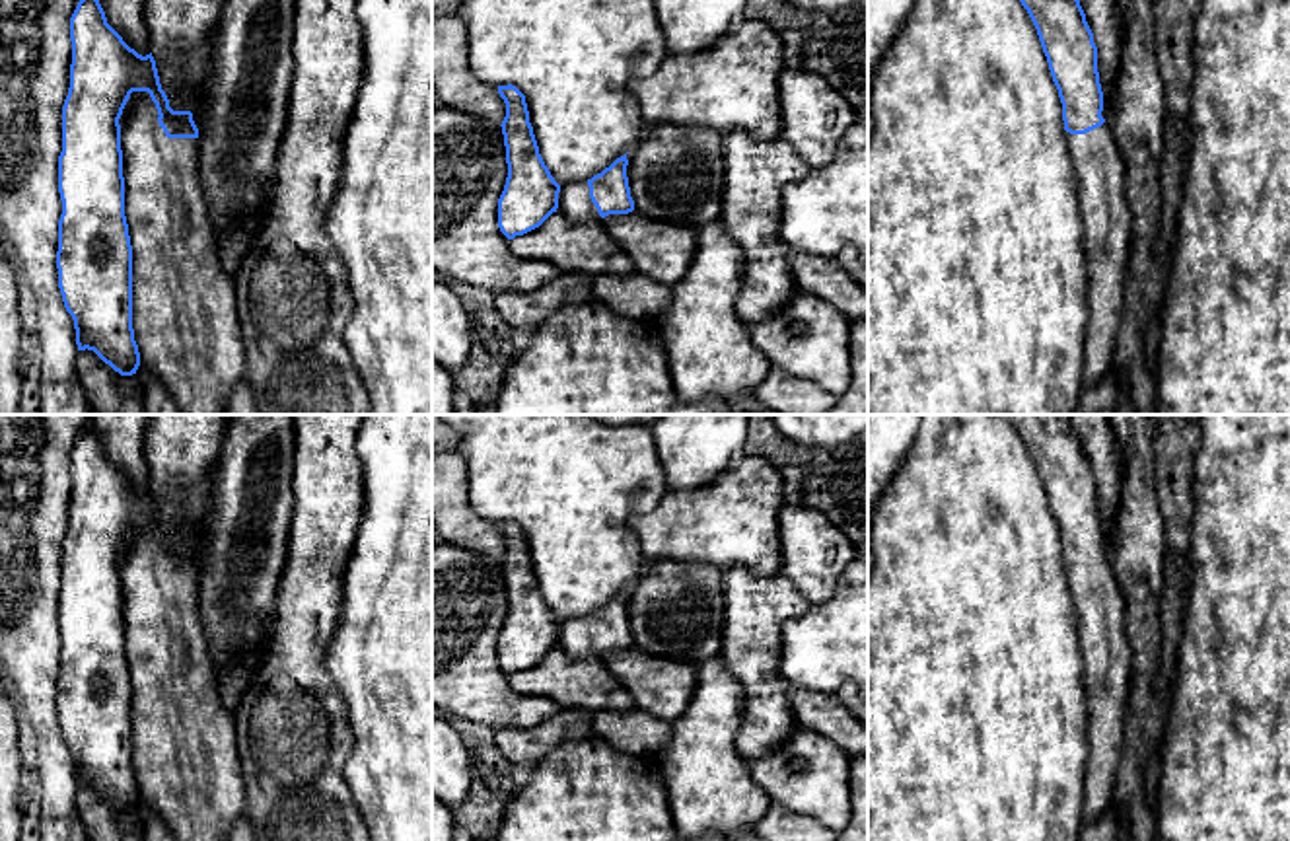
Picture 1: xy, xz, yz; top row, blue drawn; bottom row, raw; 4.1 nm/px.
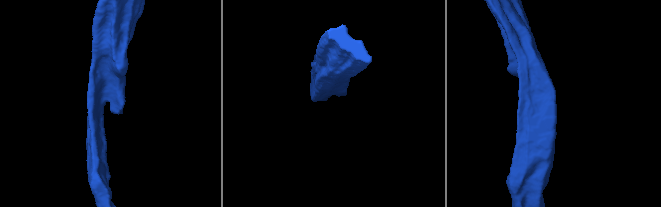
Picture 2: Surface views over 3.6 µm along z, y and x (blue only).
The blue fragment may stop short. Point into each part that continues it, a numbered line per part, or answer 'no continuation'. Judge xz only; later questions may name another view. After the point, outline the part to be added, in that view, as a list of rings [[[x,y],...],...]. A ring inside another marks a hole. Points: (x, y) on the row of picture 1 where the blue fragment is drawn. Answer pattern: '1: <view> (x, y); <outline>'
1: xz (574, 203); [[[588,181],[560,187],[556,212],[572,222],[601,220],[595,204],[590,199]]]

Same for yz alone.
1: yz (1100, 170); [[[1105,99],[1101,117],[1105,123],[1086,134],[1066,132],[1066,144],[1070,150],[1072,165],[1078,183],[1078,201],[1084,220],[1084,251],[1086,251],[1086,273],[1088,273],[1088,304],[1090,317],[1086,325],[1086,347],[1084,347],[1084,385],[1095,385],[1113,370],[1113,350],[1117,345],[1119,327],[1125,310],[1125,276],[1130,259],[1130,208],[1125,197],[1127,169],[1117,150],[1117,142],[1107,125]]]

